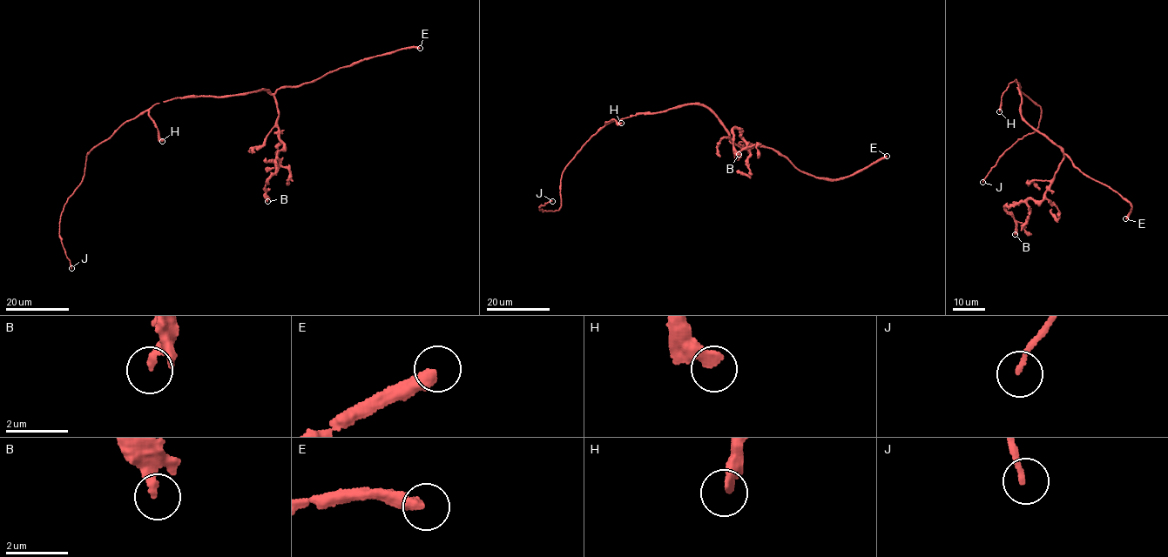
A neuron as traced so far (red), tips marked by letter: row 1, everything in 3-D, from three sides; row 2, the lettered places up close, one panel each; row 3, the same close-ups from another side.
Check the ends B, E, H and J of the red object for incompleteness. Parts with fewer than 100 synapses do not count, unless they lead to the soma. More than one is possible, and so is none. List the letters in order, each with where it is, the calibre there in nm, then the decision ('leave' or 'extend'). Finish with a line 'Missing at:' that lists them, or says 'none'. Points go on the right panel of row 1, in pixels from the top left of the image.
B: at (1015, 234); 220 nm thick; leave
E: at (1125, 218); 400 nm thick; extend
H: at (999, 111); 360 nm thick; leave
J: at (982, 182); 160 nm thick; leave
Missing at: E

